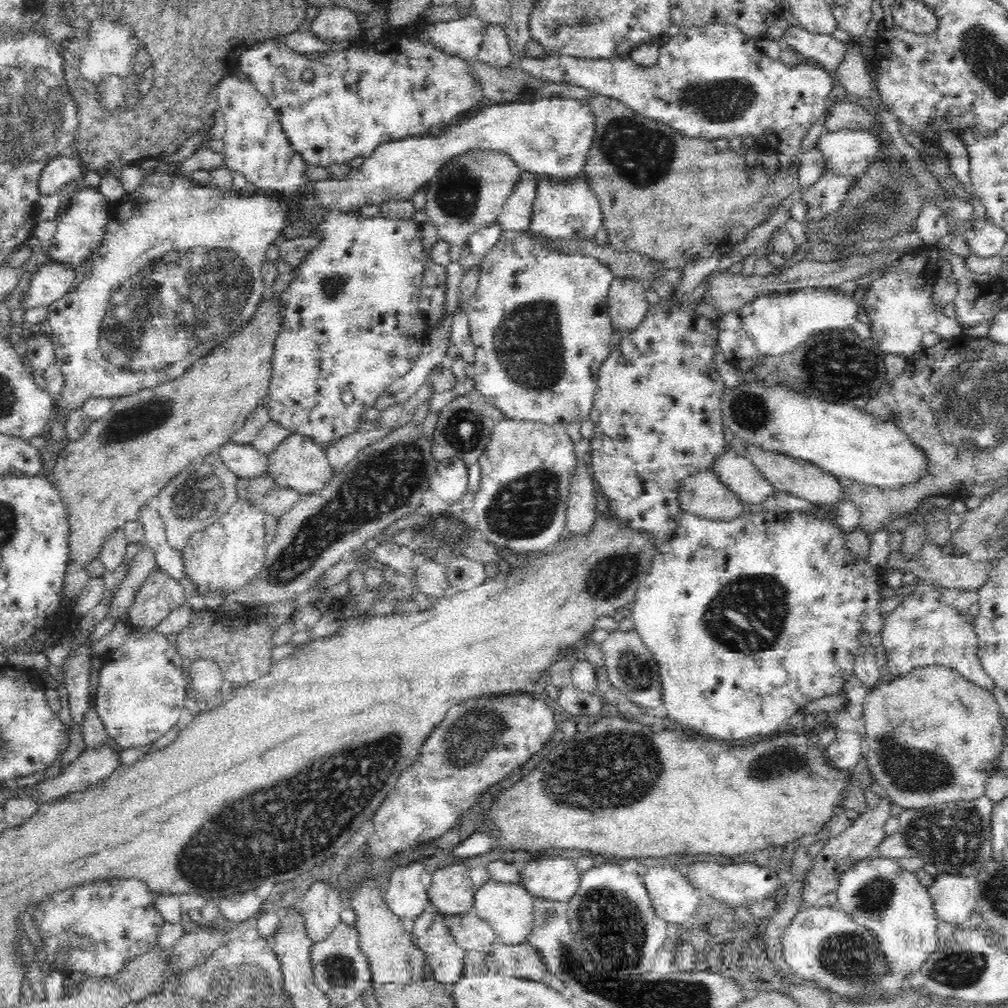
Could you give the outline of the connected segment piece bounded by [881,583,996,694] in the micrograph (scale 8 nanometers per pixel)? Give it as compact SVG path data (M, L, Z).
M927 583L918 586L915 592L912 592L886 616L885 625L881 630L883 650L887 659L886 672L890 673L892 678L896 678L910 674L915 669L934 665L944 666L956 670L961 678L972 682L974 686L978 686L981 690L994 694L996 683L982 665L979 654L979 636L975 626L970 624L964 615L958 613L955 608L938 601L940 589L934 589Z

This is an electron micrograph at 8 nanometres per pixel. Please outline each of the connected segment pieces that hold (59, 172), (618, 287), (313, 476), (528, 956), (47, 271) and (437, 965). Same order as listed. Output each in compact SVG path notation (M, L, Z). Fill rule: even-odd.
M58 157L47 166L40 187L44 195L57 194L70 182L81 183L87 174L87 166L80 160L70 157Z
M634 278L612 281L609 296L608 310L616 330L624 333L633 331L648 316L650 305L646 296L647 287Z
M291 434L280 442L273 454L268 455L266 473L270 473L273 482L278 487L294 489L303 495L322 490L327 482L336 474L330 467L327 452L317 446L312 439L299 434Z
M500 941L494 942L486 952L486 962L490 958L495 962L498 972L516 978L543 982L558 992L565 989L560 978L548 973L540 953L531 944L506 945Z
M56 260L46 263L31 280L31 287L27 292L24 309L49 306L68 294L76 280L76 268L65 262Z
M426 910L414 921L414 946L424 953L432 971L431 977L438 982L452 986L460 982L466 970L464 958L468 951L458 946L454 938L449 935L443 914L430 913Z

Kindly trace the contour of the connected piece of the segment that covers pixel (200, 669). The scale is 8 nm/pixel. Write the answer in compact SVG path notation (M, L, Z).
M208 660L194 662L189 678L194 682L196 698L200 704L207 704L215 696L220 695L224 679L221 669L214 662Z

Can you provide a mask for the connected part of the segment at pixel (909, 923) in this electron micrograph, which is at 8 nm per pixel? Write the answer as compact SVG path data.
M873 855L859 860L842 875L840 886L837 888L837 900L840 902L840 908L848 911L856 922L879 935L884 954L894 962L894 973L906 972L906 976L914 974L922 966L922 962L938 950L941 942L937 935L939 920L929 886L924 886L916 873L904 869L896 859Z

